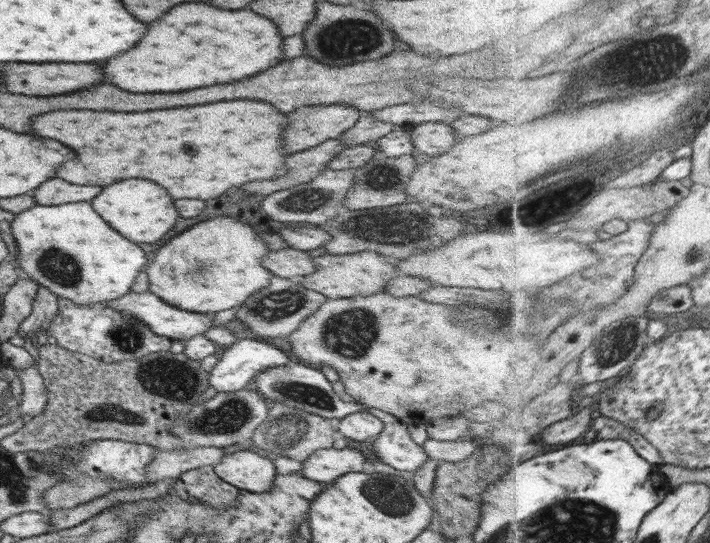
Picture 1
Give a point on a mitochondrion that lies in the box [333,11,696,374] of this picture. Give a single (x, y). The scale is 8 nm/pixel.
(659, 60)

